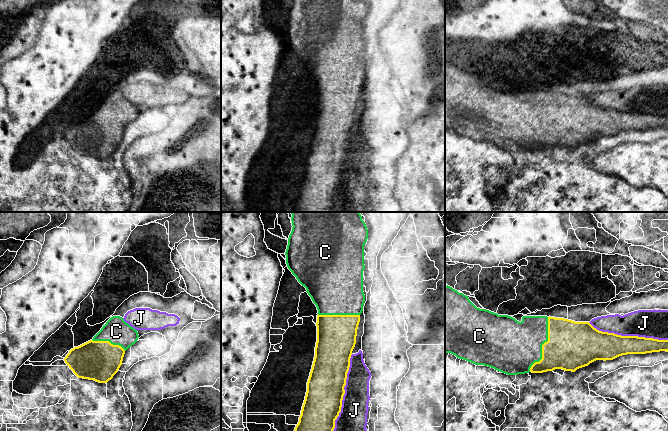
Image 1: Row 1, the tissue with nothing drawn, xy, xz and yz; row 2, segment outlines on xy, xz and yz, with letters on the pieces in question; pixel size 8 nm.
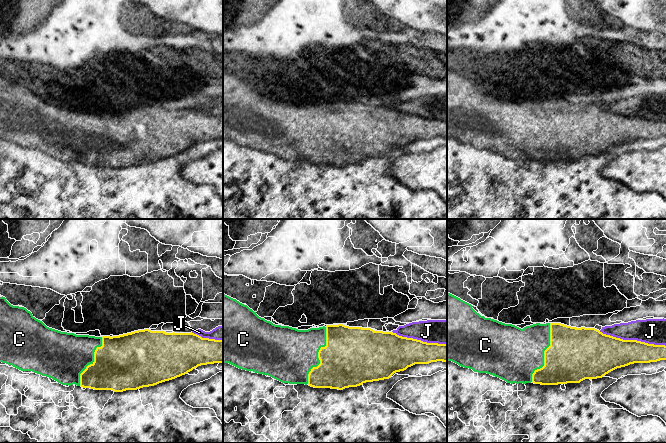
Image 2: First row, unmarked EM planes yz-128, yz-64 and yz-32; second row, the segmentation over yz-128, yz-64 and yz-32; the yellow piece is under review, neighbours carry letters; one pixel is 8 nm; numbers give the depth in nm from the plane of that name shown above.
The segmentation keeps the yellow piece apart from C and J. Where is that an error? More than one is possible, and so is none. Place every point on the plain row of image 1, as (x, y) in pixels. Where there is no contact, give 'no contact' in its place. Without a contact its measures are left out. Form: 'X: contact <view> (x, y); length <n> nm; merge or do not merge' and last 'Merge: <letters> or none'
C: contact yz (542, 121); length 460 nm; merge
J: contact xz (343, 171); length 700 nm; do not merge
Merge: C

